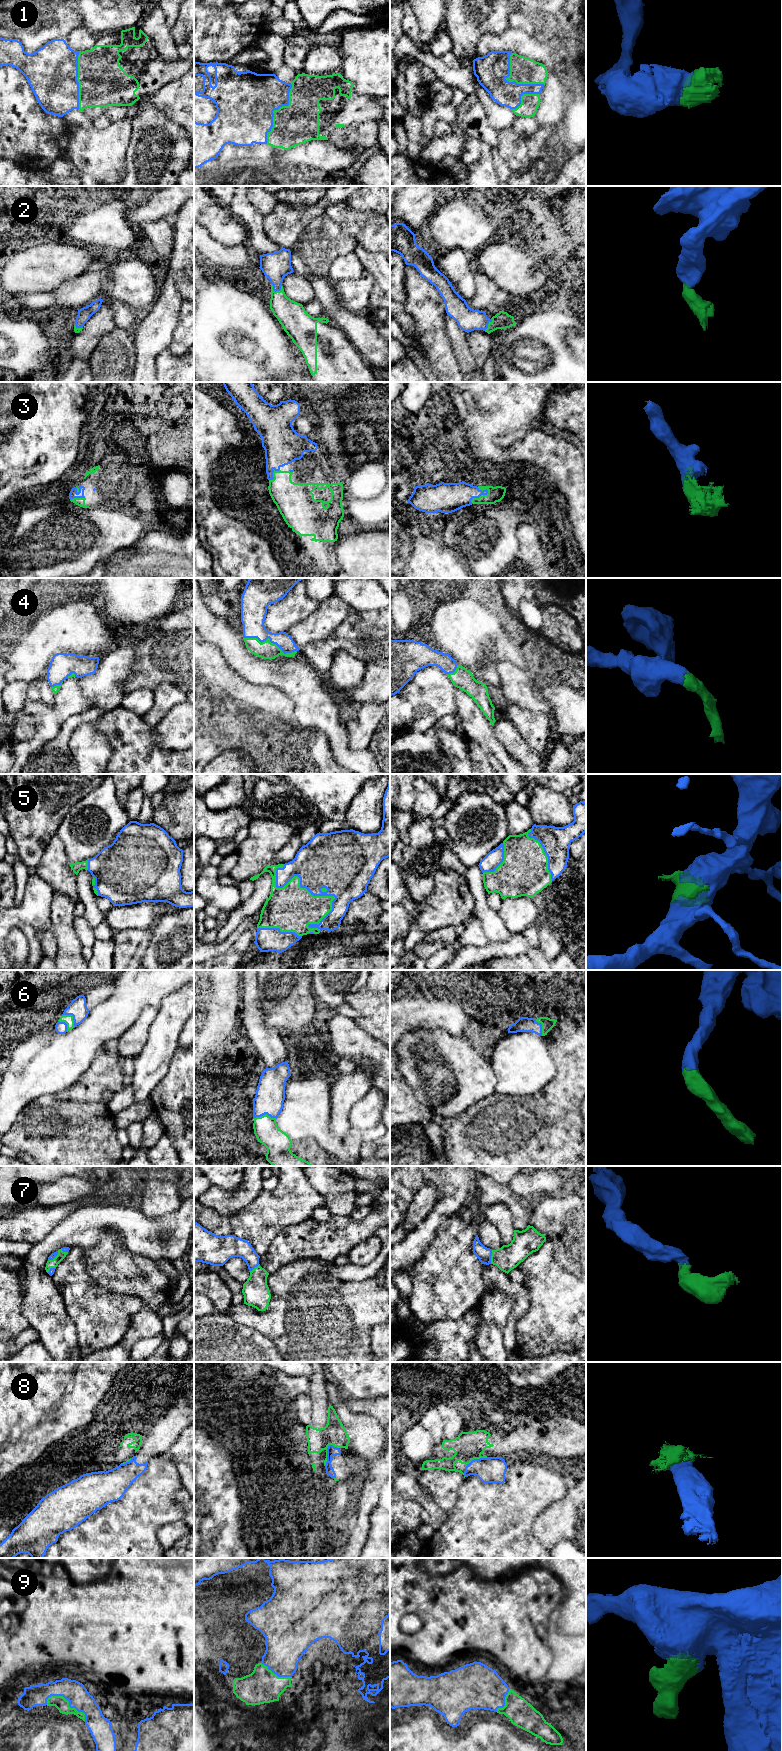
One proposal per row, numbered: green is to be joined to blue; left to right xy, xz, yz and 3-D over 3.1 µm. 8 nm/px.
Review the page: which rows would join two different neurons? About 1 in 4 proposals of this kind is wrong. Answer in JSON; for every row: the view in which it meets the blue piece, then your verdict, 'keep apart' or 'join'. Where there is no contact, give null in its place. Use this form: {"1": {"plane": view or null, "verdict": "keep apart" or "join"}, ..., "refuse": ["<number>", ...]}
{"1": {"plane": "xz", "verdict": "join"}, "2": {"plane": "xz", "verdict": "join"}, "3": {"plane": "yz", "verdict": "join"}, "4": {"plane": "xz", "verdict": "join"}, "5": {"plane": "xz", "verdict": "join"}, "6": {"plane": "xz", "verdict": "join"}, "7": {"plane": "yz", "verdict": "join"}, "8": {"plane": "xz", "verdict": "keep apart"}, "9": {"plane": "xy", "verdict": "join"}, "refuse": ["8"]}

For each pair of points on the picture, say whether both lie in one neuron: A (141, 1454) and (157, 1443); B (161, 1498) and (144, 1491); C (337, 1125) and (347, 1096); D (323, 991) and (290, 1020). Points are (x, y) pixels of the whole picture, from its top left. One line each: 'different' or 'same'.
A: same
B: same
C: same
D: different

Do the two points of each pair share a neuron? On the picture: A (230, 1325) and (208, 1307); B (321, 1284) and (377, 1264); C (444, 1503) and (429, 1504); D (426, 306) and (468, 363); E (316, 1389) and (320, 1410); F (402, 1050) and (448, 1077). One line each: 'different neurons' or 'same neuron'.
A: different neurons
B: different neurons
C: different neurons
D: different neurons
E: same neuron
F: same neuron

